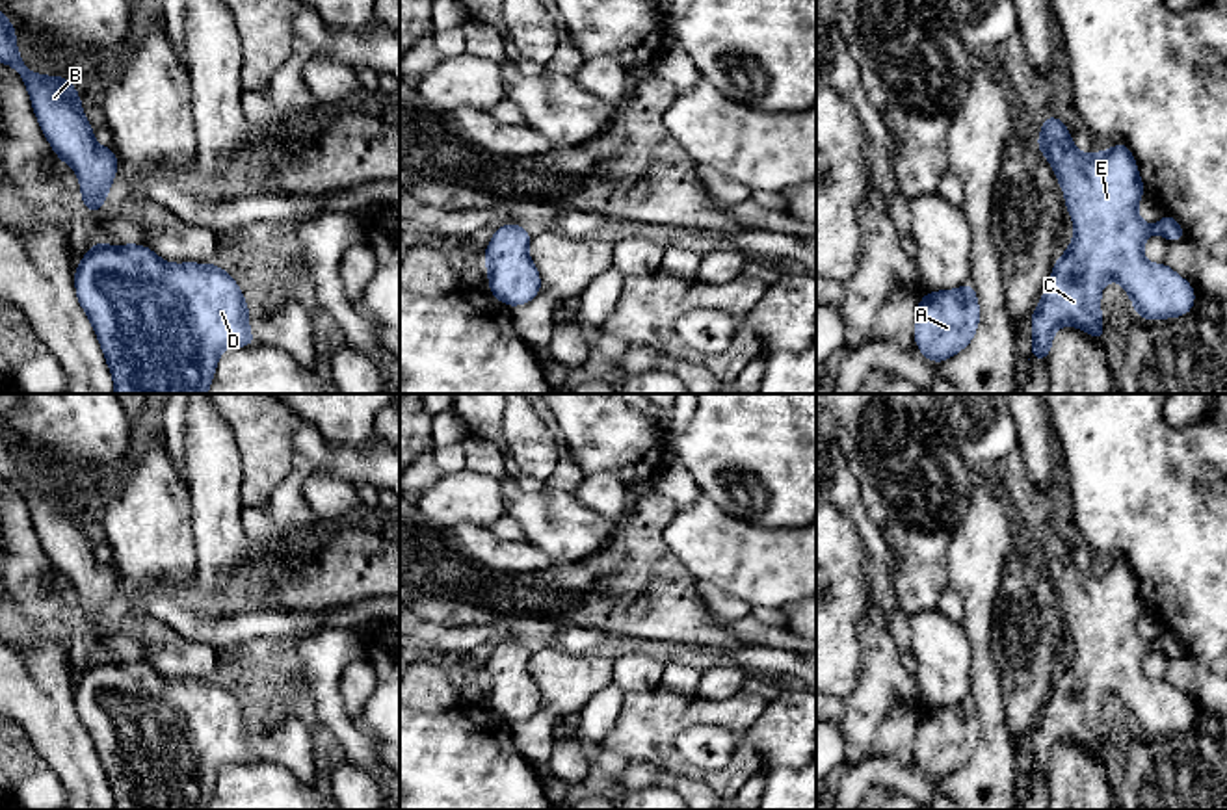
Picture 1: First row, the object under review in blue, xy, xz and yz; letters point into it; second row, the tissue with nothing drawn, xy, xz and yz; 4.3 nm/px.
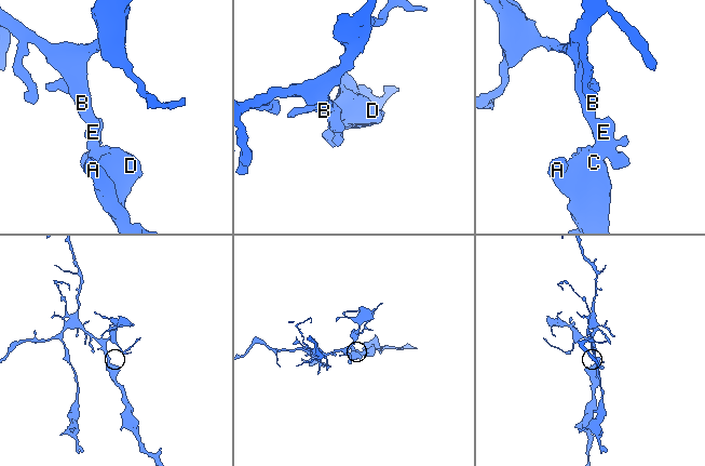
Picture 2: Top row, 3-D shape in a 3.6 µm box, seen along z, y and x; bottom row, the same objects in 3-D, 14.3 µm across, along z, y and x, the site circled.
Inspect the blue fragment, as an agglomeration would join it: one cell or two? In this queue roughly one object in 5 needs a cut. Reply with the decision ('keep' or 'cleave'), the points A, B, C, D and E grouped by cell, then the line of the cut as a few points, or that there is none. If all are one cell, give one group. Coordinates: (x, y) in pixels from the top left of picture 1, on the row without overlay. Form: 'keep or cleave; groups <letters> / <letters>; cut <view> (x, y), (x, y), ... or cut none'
keep; groups A B C D E; cut none

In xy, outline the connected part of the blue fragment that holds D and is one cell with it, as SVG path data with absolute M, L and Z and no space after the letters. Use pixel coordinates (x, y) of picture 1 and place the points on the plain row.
M97 658L74 686L74 704L104 767L115 810L206 810L223 765L258 760L238 699L218 680L169 680L145 661Z

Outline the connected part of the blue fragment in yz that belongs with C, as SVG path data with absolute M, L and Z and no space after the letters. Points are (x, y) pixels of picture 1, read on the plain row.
M1047 531L1036 563L1065 608L1075 654L1052 680L1052 693L1030 732L1030 775L1049 778L1052 751L1062 741L1075 741L1104 758L1101 706L1110 695L1123 700L1141 736L1192 728L1192 700L1166 678L1143 674L1141 663L1153 648L1173 660L1184 656L1184 645L1171 630L1154 641L1138 634L1145 602L1127 559L1093 570L1078 568L1069 544L1056 531Z

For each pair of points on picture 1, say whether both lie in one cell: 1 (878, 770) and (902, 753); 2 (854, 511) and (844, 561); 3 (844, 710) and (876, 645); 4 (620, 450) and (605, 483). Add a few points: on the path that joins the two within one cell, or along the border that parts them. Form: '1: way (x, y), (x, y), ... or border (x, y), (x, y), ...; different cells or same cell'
1: border (874, 757), (895, 757), (915, 764); different cells
2: border (835, 506), (859, 534), (869, 563); different cells
3: way (861, 695), (876, 680), (876, 662); same cell
4: border (614, 470), (597, 470), (584, 476); different cells

